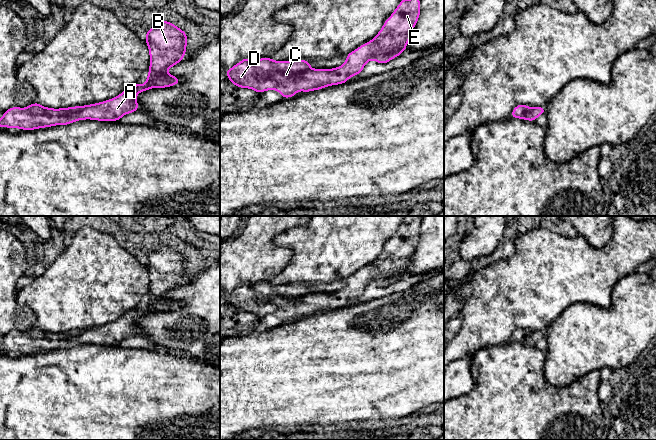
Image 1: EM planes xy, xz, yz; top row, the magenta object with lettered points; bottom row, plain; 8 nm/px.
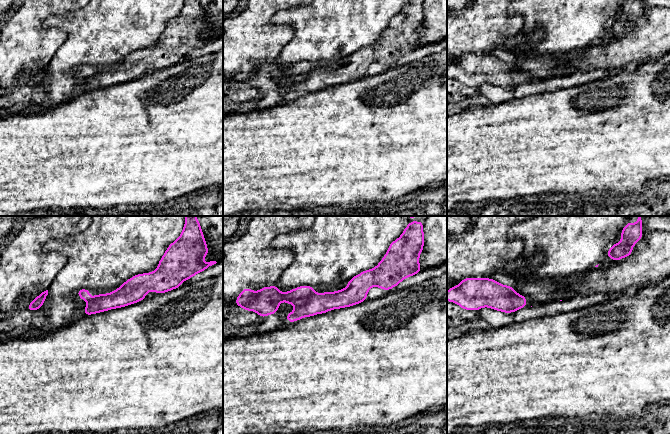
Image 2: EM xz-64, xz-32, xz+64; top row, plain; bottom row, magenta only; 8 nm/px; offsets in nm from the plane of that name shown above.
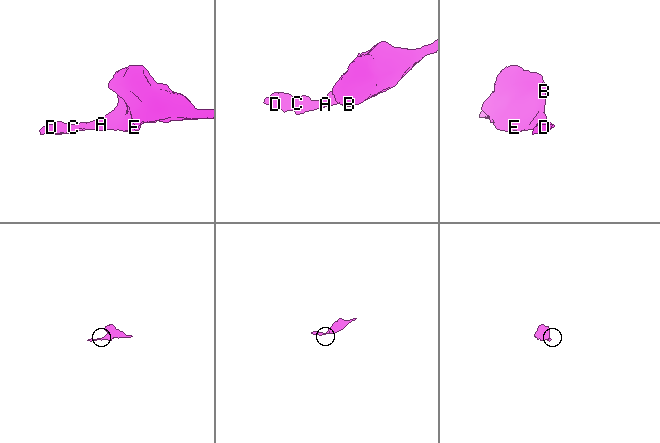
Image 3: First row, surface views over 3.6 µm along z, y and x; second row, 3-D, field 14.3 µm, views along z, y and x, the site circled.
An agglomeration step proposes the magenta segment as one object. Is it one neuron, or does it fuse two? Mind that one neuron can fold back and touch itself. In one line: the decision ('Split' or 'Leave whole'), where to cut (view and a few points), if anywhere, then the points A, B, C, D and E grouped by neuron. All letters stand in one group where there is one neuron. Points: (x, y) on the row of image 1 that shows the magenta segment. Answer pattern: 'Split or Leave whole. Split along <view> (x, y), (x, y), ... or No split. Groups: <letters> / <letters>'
Leave whole. No split. Groups: A B C D E

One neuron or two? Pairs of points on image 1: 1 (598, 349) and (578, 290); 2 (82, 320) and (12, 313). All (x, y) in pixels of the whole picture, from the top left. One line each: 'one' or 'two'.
1: two
2: two

